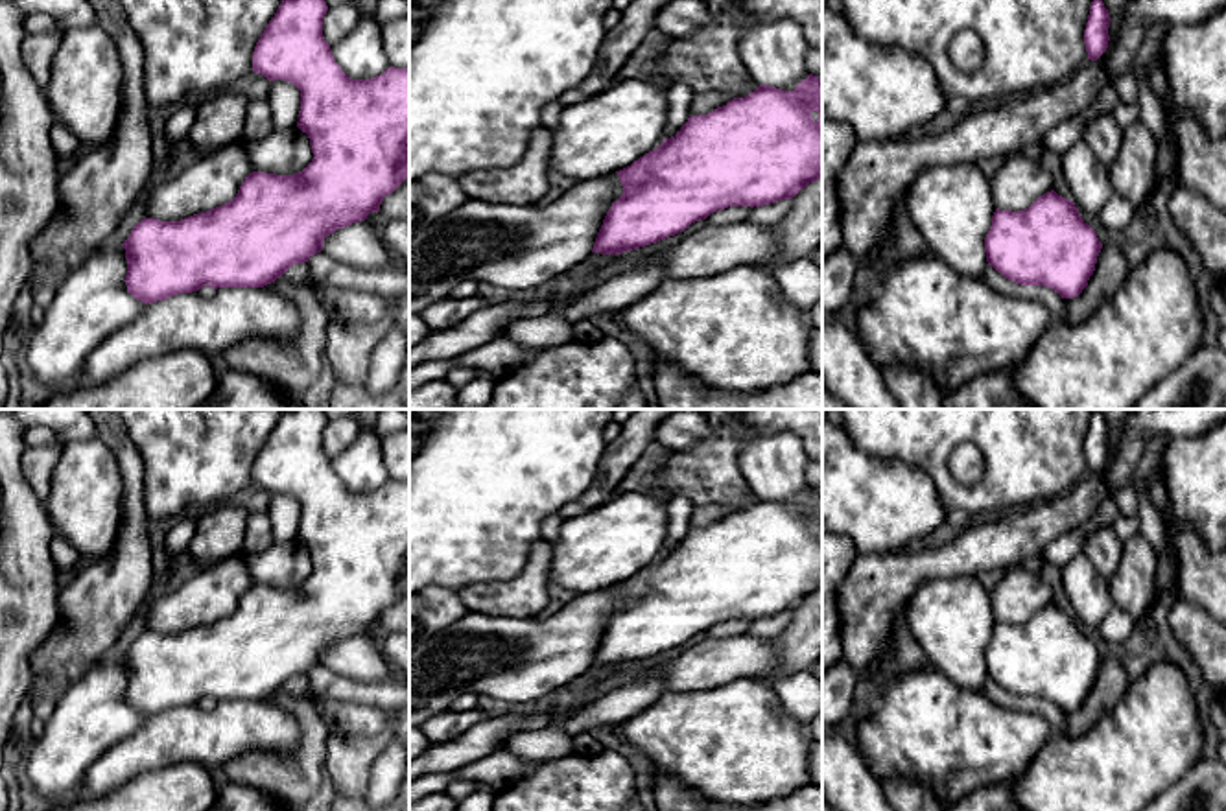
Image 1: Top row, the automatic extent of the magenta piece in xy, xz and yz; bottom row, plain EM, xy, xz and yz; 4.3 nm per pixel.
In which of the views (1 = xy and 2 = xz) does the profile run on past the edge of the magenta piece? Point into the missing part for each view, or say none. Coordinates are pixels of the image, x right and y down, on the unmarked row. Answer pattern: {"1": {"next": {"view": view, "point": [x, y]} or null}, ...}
{"1": {"next": null}, "2": {"next": null}}

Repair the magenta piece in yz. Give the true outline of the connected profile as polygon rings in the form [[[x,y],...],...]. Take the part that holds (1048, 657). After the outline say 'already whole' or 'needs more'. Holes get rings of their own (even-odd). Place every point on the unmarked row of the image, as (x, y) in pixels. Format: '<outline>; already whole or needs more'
[[[1055,603],[1029,621],[996,621],[984,651],[986,675],[1021,699],[1045,699],[1073,711],[1088,699],[1102,662],[1073,614]]]; already whole

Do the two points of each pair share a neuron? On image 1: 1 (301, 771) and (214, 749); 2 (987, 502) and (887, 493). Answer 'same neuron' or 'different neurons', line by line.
1: different neurons
2: different neurons

